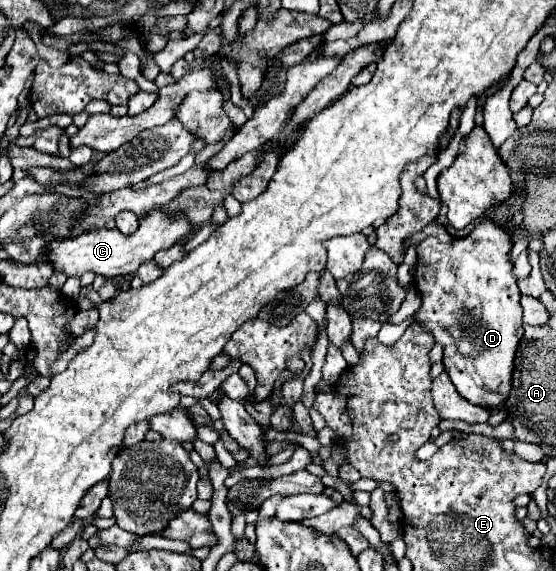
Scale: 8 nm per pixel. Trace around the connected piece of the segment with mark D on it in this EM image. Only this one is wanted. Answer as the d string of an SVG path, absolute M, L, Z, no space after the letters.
M483 220L467 238L441 244L435 236L417 248L415 288L423 300L415 318L443 344L445 372L467 402L501 408L511 392L513 360L523 336L521 294L511 274L511 238L493 220Z

